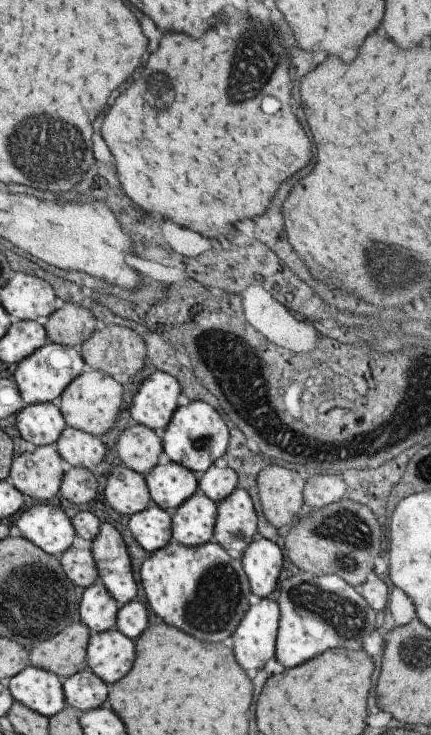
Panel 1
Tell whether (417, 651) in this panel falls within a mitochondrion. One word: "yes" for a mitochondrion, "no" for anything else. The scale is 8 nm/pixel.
yes

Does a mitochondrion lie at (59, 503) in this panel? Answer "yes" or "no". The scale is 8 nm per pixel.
no

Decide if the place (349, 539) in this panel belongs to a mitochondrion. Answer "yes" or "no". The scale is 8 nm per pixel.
yes

